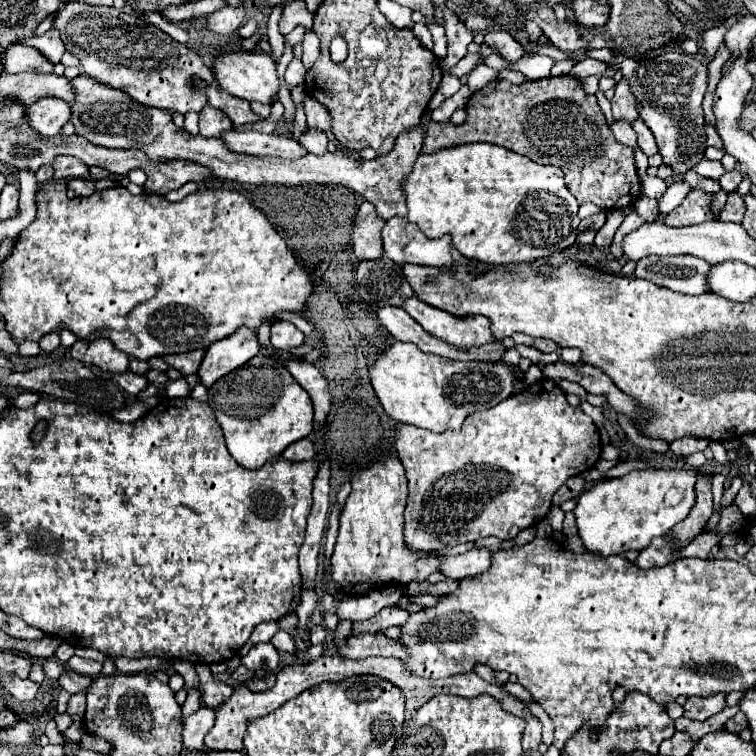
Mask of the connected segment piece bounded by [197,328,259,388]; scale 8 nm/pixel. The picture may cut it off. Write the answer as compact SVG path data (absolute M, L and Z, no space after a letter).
M239 328L235 336L227 336L227 340L219 340L219 344L211 344L211 348L207 348L205 358L197 370L199 382L205 388L211 388L215 380L239 368L257 352L259 352L257 336L253 332L247 332L247 328Z

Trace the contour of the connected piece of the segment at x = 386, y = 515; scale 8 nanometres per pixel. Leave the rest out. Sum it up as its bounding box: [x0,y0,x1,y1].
[331,458,443,596]

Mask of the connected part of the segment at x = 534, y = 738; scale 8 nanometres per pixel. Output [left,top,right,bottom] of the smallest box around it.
[523,714,541,752]

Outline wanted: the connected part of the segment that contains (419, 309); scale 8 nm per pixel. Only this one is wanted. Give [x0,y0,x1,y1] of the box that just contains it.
[403,296,499,350]

